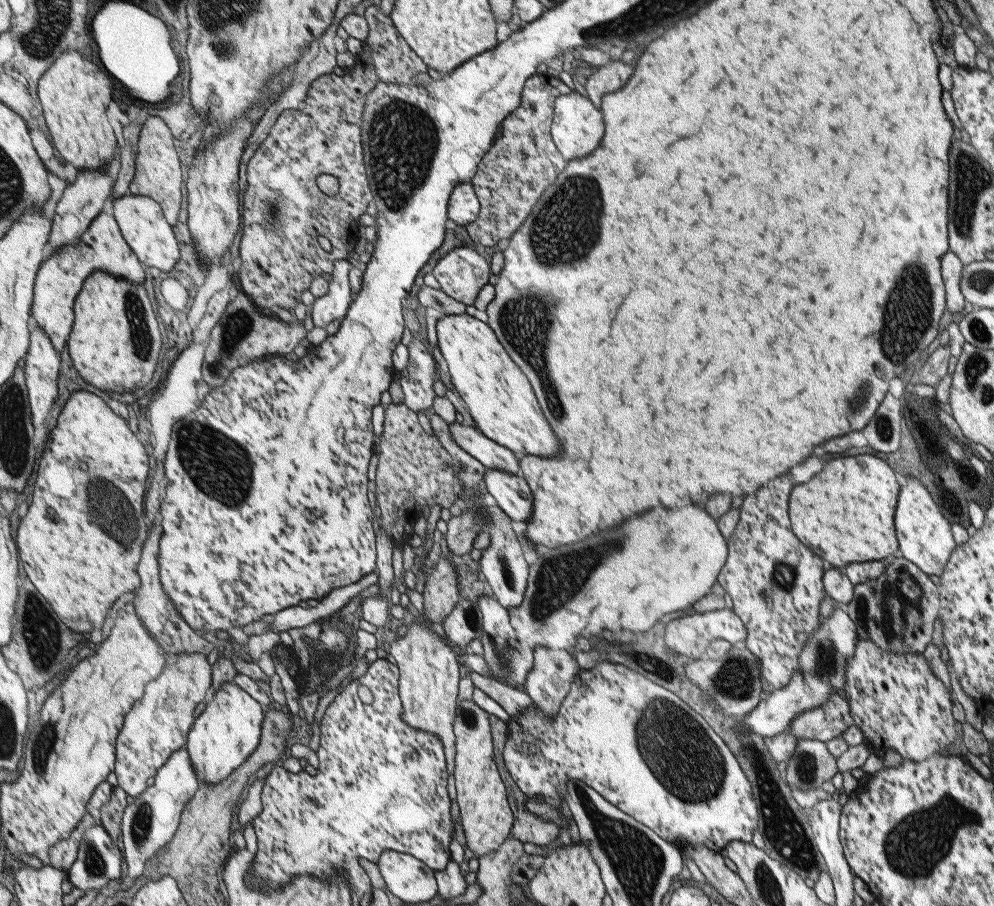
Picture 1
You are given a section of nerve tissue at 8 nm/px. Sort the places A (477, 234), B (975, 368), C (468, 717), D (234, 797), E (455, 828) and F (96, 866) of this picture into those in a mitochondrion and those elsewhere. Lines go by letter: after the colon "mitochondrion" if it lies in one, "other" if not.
A: other
B: mitochondrion
C: mitochondrion
D: other
E: other
F: mitochondrion

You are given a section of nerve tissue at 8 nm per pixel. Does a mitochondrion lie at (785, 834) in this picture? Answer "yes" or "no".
yes

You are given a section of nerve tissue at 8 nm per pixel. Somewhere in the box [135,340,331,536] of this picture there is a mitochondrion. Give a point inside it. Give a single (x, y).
(215, 464)

